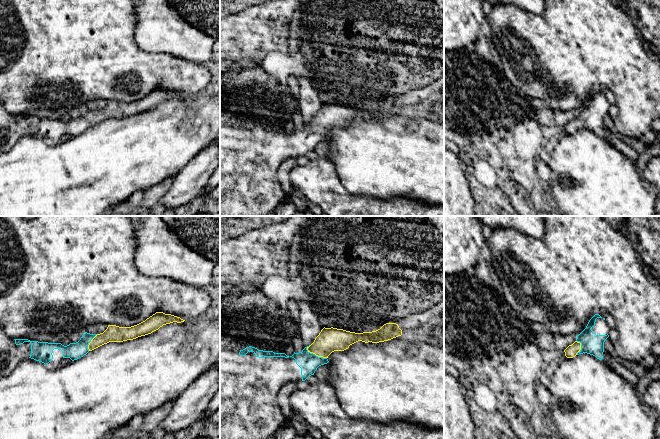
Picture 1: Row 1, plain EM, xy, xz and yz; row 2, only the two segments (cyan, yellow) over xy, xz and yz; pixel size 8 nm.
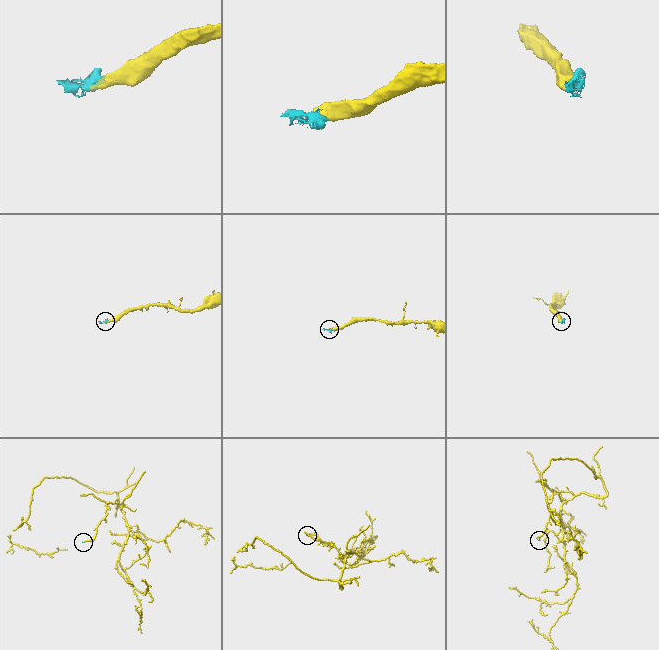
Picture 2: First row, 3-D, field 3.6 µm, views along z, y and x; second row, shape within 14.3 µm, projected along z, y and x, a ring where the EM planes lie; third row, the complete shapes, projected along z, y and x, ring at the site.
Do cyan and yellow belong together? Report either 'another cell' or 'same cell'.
same cell

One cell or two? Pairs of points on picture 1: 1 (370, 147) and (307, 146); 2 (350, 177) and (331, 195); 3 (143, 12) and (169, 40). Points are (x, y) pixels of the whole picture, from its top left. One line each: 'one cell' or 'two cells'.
1: two cells
2: two cells
3: one cell

